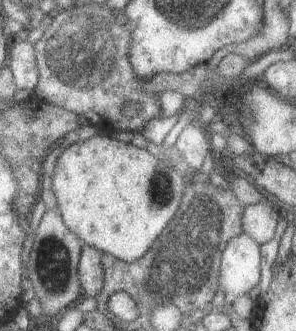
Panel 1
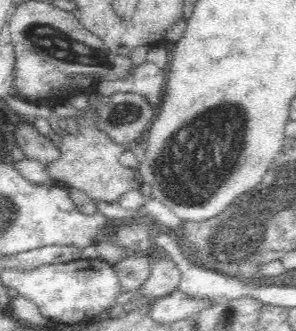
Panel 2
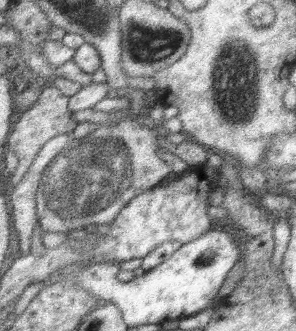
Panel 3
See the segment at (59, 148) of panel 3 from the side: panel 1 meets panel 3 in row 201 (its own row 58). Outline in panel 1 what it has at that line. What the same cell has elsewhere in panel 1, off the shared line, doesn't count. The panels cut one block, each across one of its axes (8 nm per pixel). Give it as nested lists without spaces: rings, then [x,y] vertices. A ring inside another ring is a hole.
[[[17,42],[11,46],[11,58],[9,66],[13,70],[13,76],[17,76],[17,88],[37,92],[37,86],[41,82],[41,68],[37,58],[37,46],[31,42]]]

